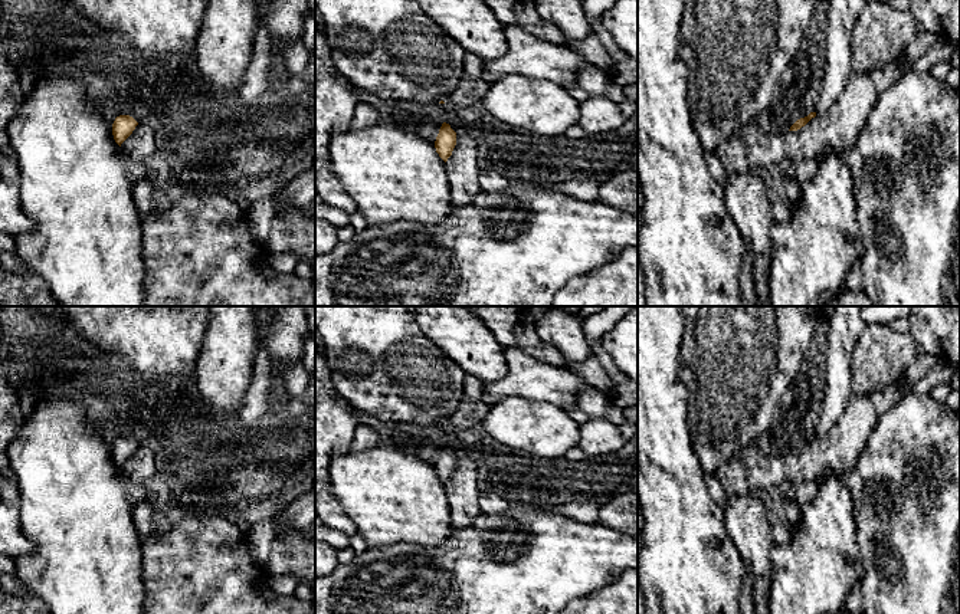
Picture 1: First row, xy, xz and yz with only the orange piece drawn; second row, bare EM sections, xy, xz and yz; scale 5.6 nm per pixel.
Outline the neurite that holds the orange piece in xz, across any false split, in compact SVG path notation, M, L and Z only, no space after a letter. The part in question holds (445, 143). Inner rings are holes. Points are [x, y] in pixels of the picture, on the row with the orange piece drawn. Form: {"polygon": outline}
{"polygon": "M443 122L435 141L439 157L446 162L456 145L456 132L449 124Z"}

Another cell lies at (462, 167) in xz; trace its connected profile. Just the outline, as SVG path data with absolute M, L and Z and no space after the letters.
M456 132L456 145L446 161L446 171L452 207L462 207L482 193L475 141L466 132Z

